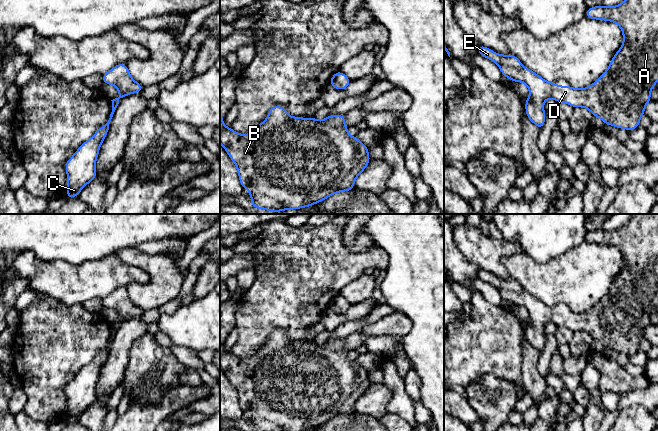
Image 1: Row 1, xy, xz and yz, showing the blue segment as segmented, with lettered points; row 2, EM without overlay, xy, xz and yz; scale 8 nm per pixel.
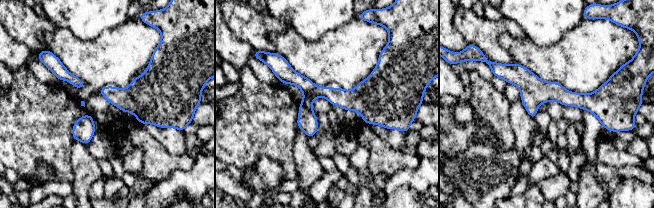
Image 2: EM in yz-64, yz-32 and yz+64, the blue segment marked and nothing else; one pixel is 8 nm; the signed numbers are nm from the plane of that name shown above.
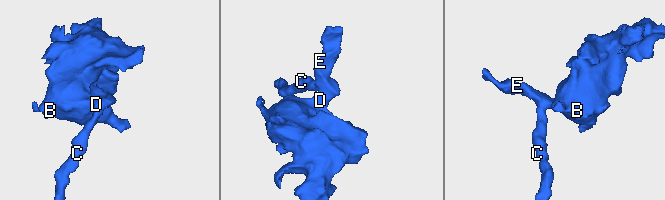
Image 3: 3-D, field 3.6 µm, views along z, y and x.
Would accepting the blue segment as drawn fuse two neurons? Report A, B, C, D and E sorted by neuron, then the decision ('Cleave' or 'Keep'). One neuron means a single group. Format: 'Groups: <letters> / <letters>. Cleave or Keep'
Groups: A B C D E. Keep

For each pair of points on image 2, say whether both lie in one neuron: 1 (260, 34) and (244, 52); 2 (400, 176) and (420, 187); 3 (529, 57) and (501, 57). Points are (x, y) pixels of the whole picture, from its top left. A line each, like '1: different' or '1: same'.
1: different
2: same
3: different

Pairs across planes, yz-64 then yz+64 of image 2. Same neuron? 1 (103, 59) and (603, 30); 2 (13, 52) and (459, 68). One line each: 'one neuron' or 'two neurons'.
1: one neuron
2: two neurons

